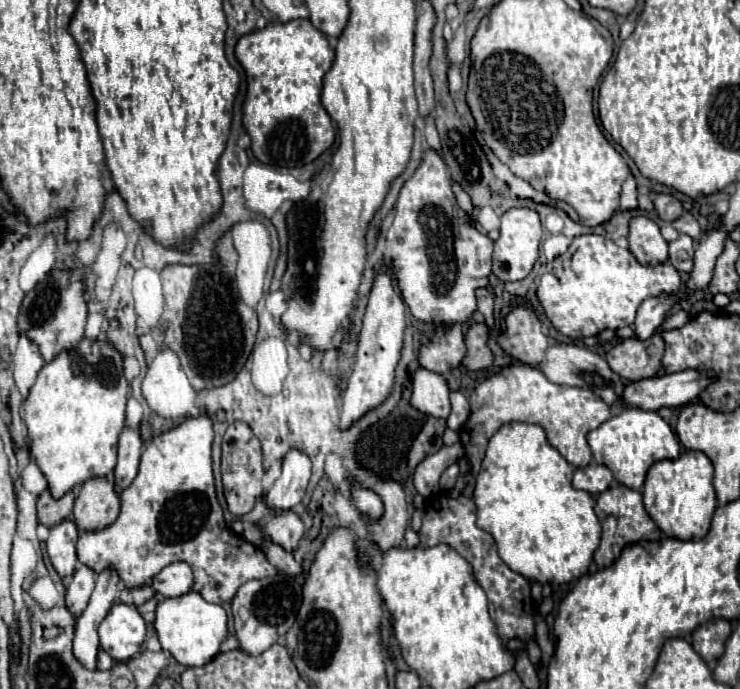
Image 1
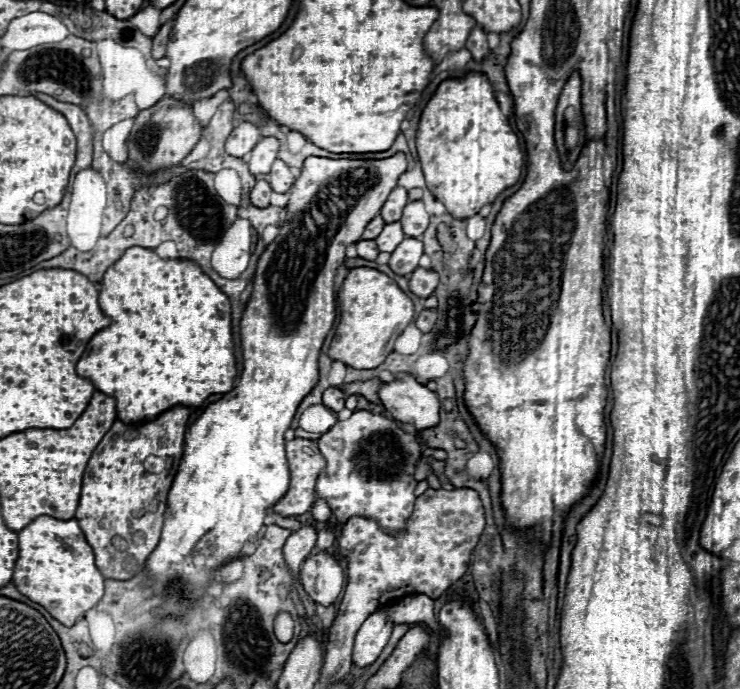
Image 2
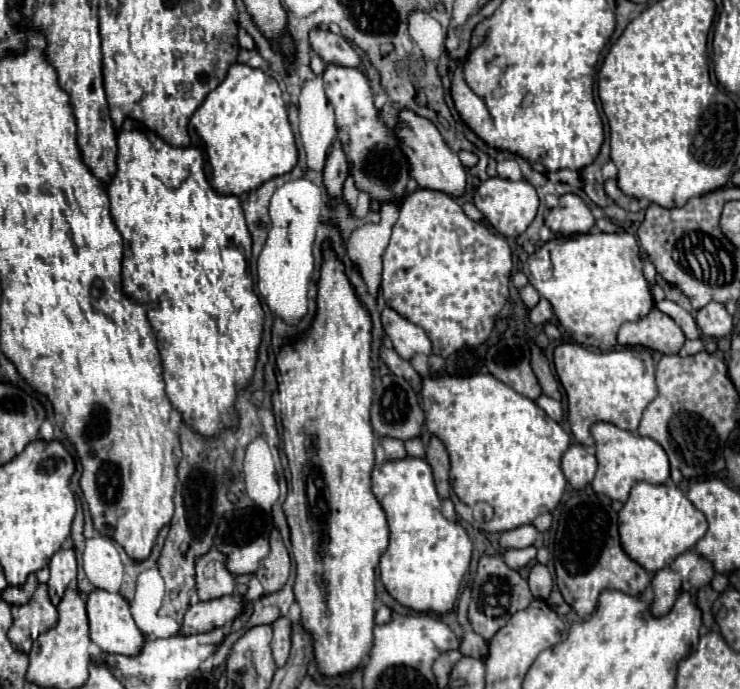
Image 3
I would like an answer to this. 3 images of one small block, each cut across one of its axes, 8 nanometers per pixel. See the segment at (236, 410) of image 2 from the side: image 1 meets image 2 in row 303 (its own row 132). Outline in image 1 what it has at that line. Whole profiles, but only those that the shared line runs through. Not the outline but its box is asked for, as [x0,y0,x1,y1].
[236,18,334,168]

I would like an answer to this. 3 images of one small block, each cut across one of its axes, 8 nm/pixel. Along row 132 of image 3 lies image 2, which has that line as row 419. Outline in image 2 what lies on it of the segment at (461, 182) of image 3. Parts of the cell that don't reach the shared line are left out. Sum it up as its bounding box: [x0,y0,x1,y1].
[378,378,440,430]

